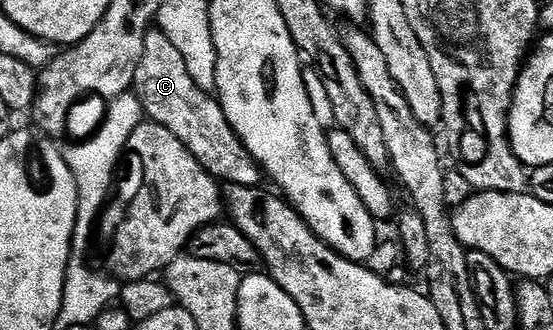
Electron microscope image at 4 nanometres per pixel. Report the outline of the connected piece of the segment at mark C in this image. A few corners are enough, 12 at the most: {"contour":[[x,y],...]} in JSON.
{"contour":[[151,28],[132,86],[219,182],[262,170],[222,106],[188,71],[173,36]]}

